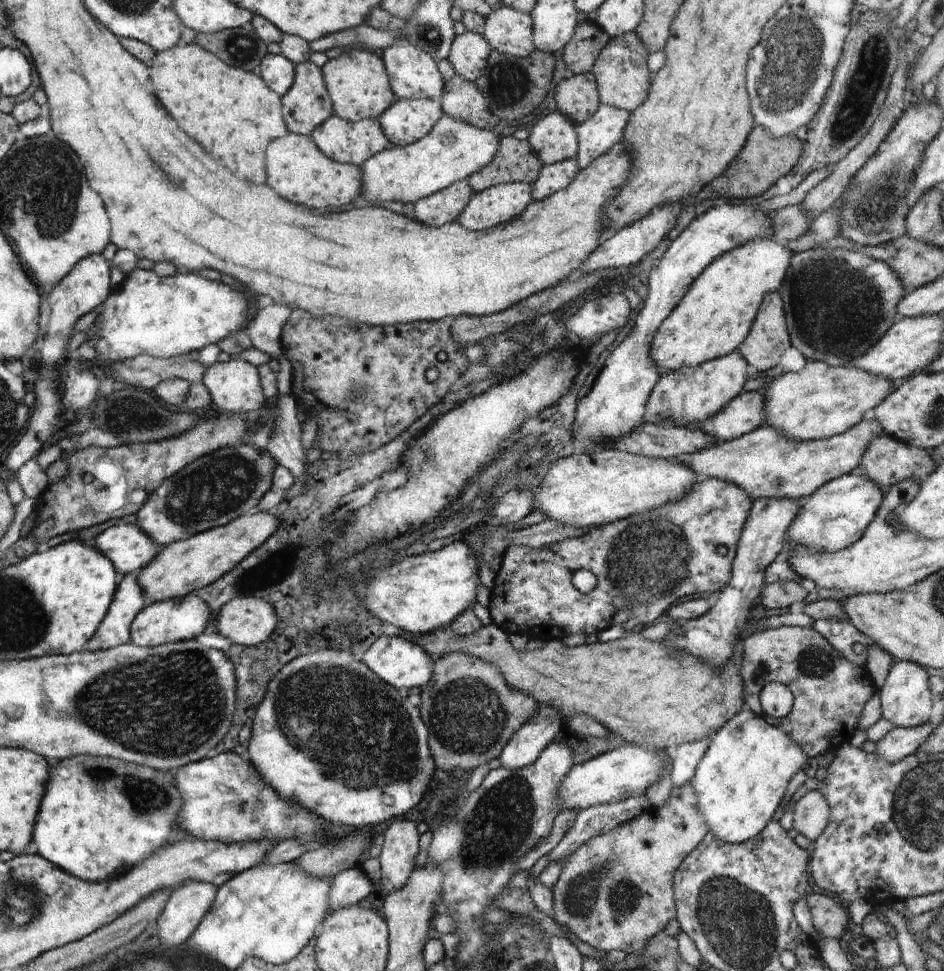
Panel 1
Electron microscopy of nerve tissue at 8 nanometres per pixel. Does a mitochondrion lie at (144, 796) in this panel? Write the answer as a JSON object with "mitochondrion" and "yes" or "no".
{"mitochondrion":"yes"}

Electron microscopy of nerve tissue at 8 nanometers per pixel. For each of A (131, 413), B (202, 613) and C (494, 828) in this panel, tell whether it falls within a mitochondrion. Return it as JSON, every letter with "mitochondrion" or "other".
{"A":"mitochondrion","B":"other","C":"mitochondrion"}

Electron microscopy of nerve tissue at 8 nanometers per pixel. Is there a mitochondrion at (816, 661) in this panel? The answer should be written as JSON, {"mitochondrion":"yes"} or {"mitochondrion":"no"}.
{"mitochondrion":"yes"}

